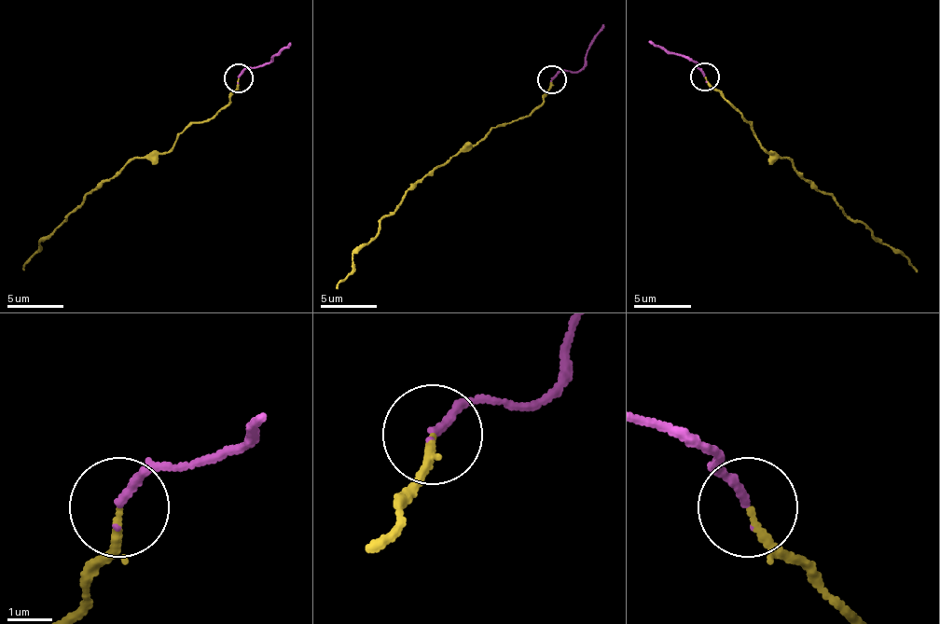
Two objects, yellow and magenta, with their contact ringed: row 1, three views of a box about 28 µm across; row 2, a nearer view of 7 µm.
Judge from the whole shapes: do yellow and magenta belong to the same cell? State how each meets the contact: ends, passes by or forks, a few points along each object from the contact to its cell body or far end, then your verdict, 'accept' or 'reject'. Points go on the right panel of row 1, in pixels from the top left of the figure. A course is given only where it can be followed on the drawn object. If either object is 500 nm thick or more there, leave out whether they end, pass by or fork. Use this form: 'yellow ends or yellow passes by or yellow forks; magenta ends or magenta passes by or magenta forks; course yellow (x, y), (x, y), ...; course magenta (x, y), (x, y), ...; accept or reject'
yellow ends; magenta ends; course yellow (704, 77), (744, 117), (767, 152), (787, 158), (808, 181), (885, 243), (896, 250), (917, 272); course magenta (704, 77), (689, 57), (670, 54), (649, 40); accept

